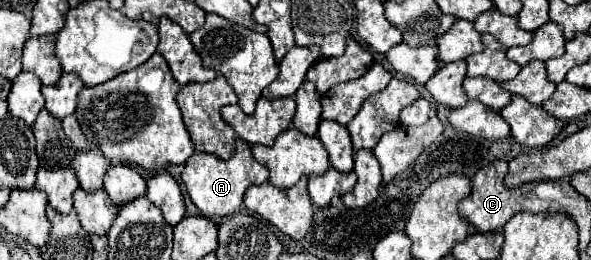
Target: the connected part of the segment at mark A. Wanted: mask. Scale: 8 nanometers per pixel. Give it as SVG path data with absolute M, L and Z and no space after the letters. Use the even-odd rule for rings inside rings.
M235 139L235 155L231 159L223 161L215 155L195 153L193 157L189 157L189 161L181 173L181 179L187 187L191 201L205 217L231 217L241 209L247 187L251 187L255 183L265 183L269 179L269 169L265 169L263 165L259 165L253 159L249 143Z

